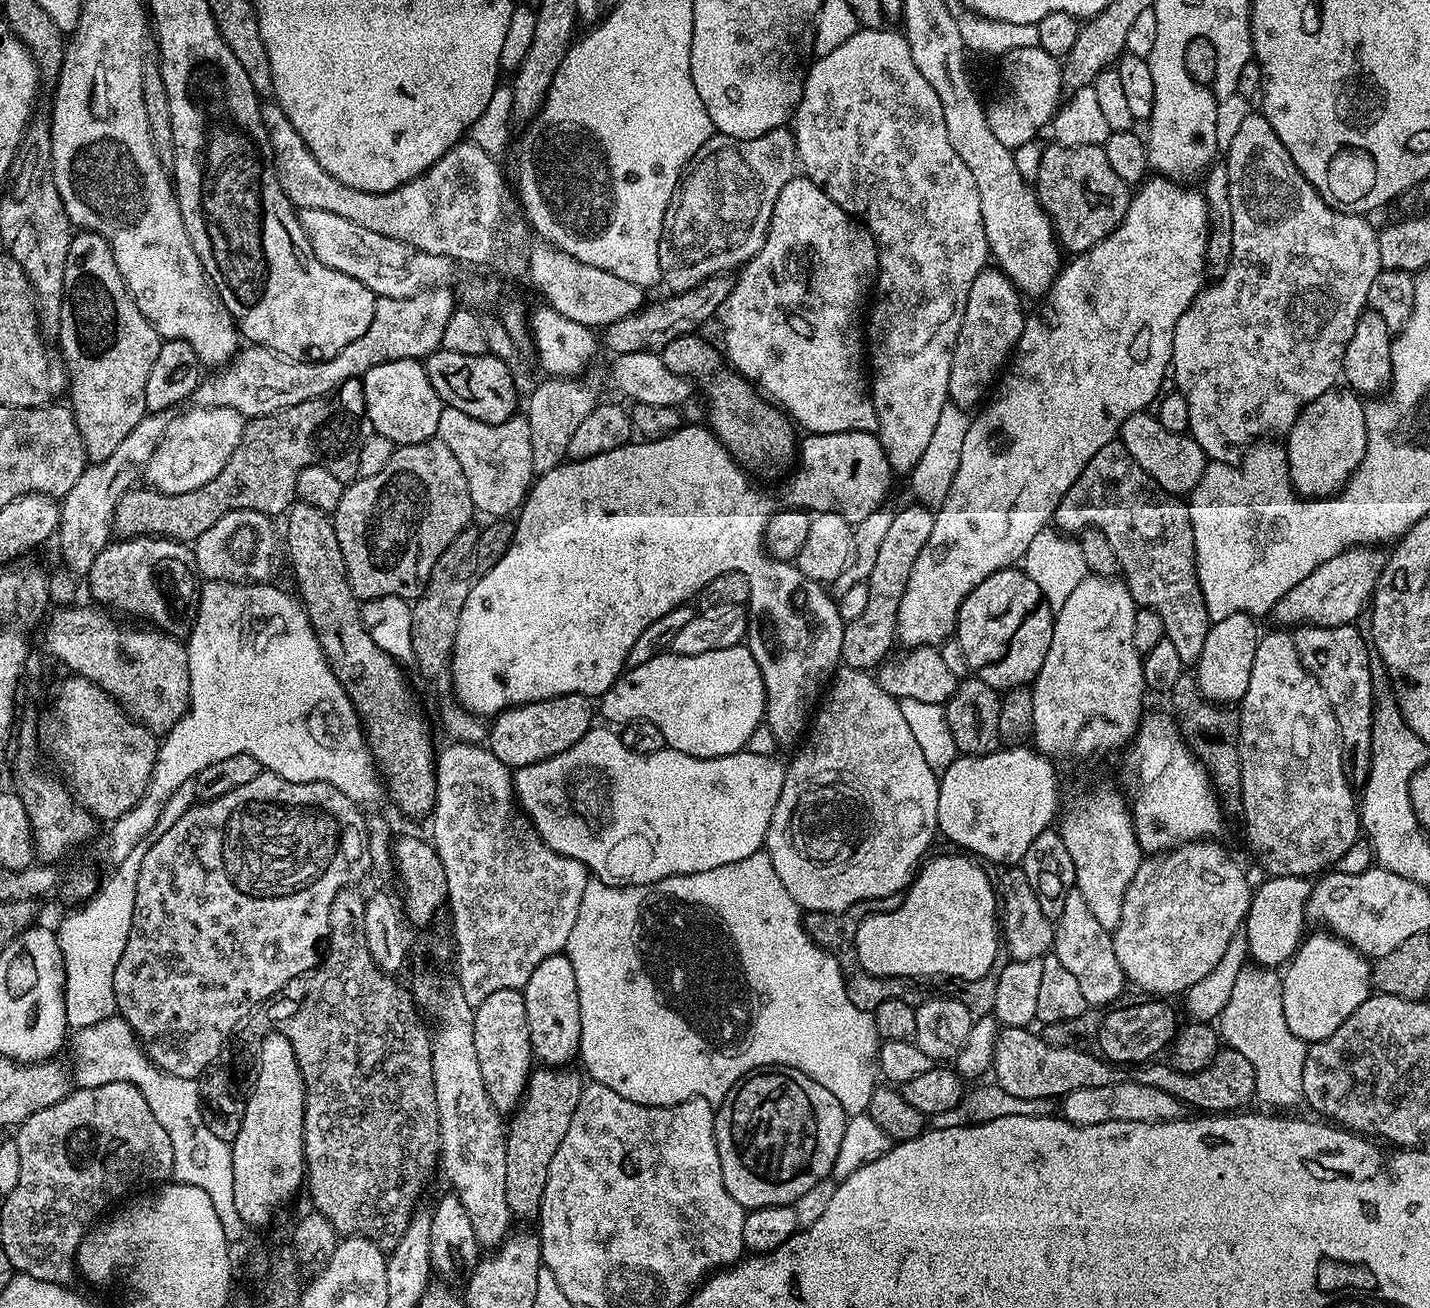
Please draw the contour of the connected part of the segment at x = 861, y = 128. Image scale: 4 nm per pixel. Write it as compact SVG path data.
M884 26L876 29L860 28L849 40L842 42L838 50L817 55L817 60L809 68L807 65L802 98L794 113L794 135L798 164L803 175L814 181L831 200L838 202L842 210L846 210L857 221L866 222L868 231L876 239L878 271L874 281L874 295L870 300L870 311L866 316L866 356L870 361L870 391L876 411L875 435L884 447L888 465L891 466L893 473L908 474L918 462L918 458L922 458L922 453L934 434L938 414L942 414L945 404L949 403L950 362L958 330L962 326L962 314L966 314L966 298L970 298L970 286L974 286L974 278L978 278L978 274L983 272L989 263L990 253L986 242L986 230L982 226L978 186L974 186L974 174L966 170L966 162L962 162L954 146L950 146L950 138L946 134L946 118L942 118L942 102L938 102L938 94L934 94L930 82L922 78L918 66L914 66L914 58L910 58L910 46L903 31L887 30Z

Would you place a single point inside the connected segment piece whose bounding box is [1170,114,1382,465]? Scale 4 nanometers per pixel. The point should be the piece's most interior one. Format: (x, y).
(1266, 339)

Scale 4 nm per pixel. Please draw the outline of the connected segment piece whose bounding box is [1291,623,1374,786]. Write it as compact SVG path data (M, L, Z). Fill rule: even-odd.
M1355 623L1342 626L1302 624L1291 633L1291 638L1296 643L1302 666L1306 666L1309 674L1316 677L1318 686L1322 686L1326 698L1330 698L1330 706L1334 710L1334 718L1338 722L1344 773L1349 782L1360 786L1368 778L1372 755L1373 657L1370 655L1370 644L1365 633L1363 636L1356 627ZM1368 652L1370 657L1368 657Z

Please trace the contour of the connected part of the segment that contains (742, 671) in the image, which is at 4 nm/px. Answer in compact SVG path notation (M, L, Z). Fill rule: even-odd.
M743 643L726 650L706 650L706 654L678 656L665 650L651 656L642 666L634 666L620 673L620 677L599 697L598 712L605 716L612 726L623 726L635 720L654 722L662 730L667 747L694 758L722 758L748 747L751 735L764 724L764 703L766 702L764 679L754 654Z

